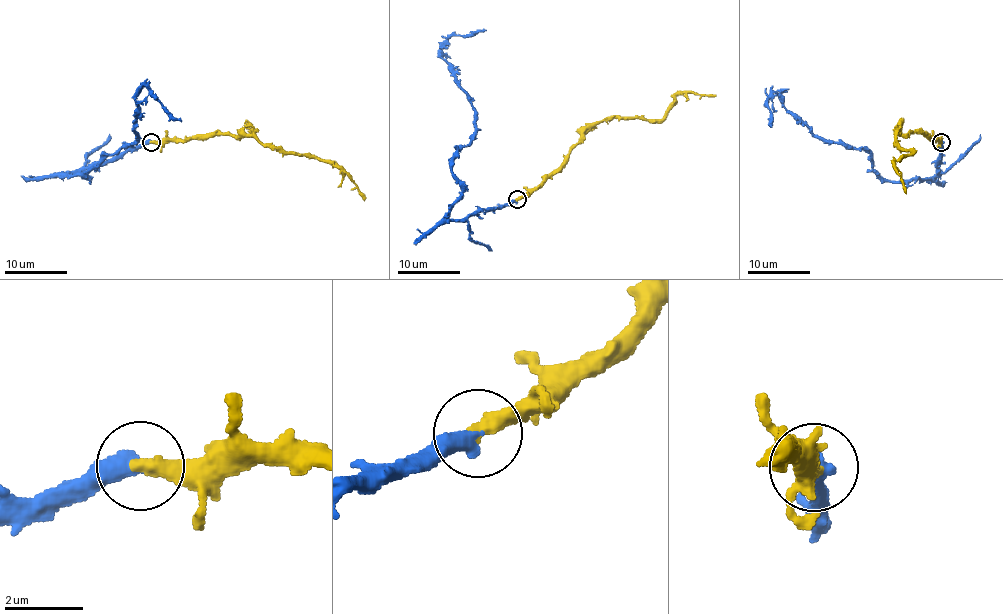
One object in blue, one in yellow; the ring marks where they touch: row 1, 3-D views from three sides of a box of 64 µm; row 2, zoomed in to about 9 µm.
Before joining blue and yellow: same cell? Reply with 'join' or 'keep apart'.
join

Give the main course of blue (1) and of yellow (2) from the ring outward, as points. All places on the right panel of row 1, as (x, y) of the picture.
1: (940, 141), (935, 162), (938, 174), (882, 180), (868, 152), (812, 133), (776, 93), (767, 104), (771, 128)
2: (940, 141), (925, 138), (921, 133), (899, 133), (897, 144), (912, 152), (900, 156), (895, 163), (906, 194)

